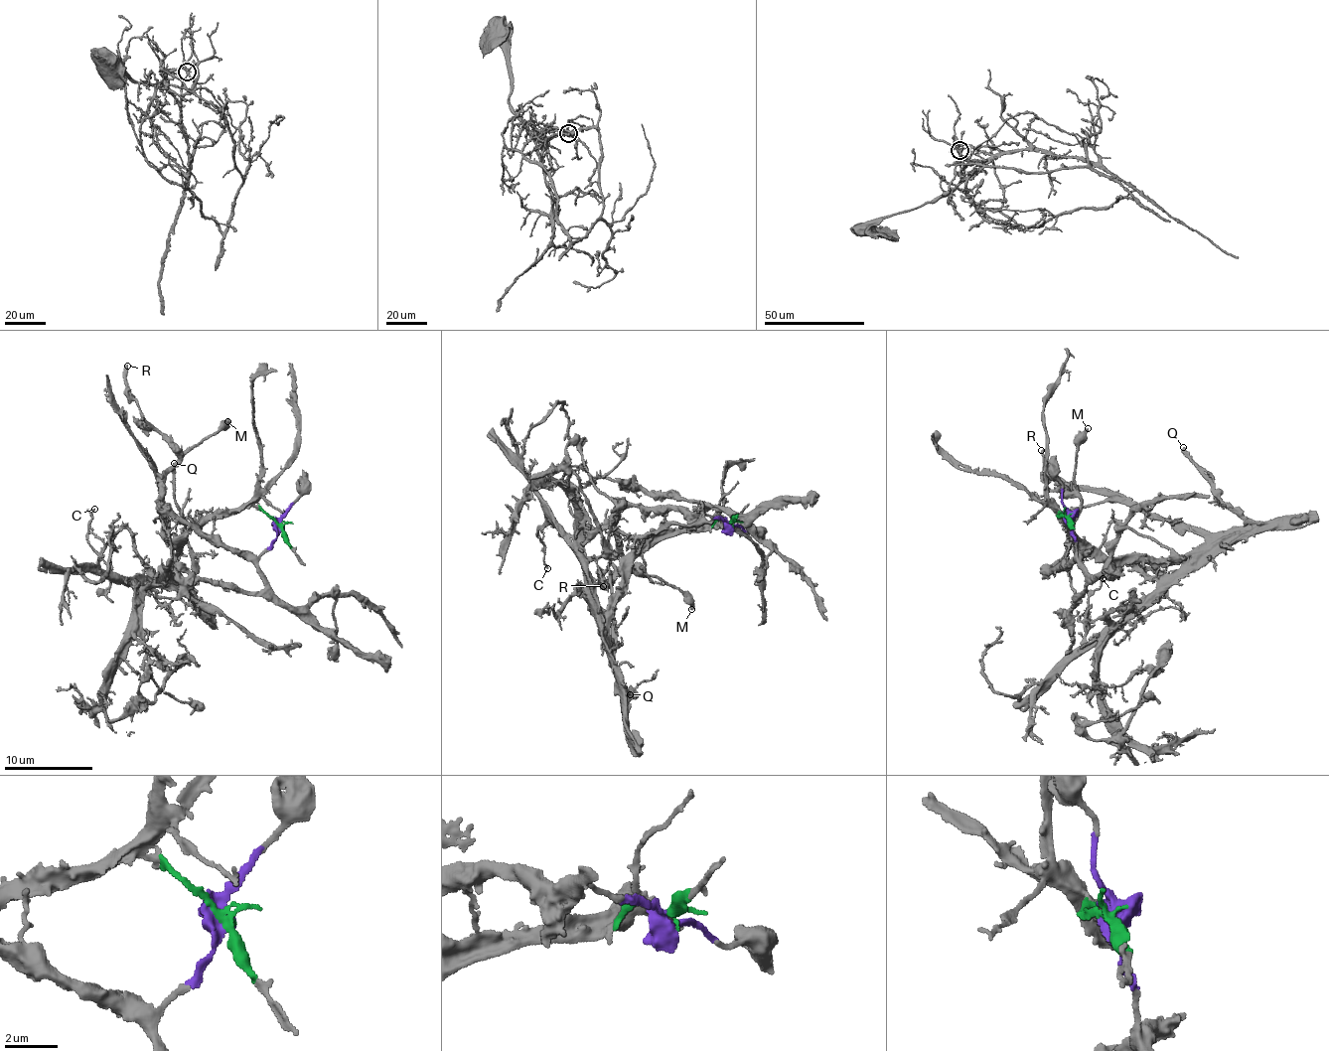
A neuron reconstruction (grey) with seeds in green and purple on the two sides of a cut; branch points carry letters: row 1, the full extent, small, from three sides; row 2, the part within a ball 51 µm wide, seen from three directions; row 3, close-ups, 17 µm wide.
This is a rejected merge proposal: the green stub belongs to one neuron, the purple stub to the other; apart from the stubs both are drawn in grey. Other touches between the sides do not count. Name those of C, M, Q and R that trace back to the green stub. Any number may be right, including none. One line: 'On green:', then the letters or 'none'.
On green: C, Q

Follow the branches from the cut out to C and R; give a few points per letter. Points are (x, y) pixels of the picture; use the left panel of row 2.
C: (278, 525), (253, 506), (212, 515), (193, 527), (174, 567), (120, 576), (102, 568), (88, 532), (94, 508)
R: (278, 525), (268, 548), (239, 556), (169, 511), (162, 475), (176, 452), (140, 413), (125, 380), (127, 365)

